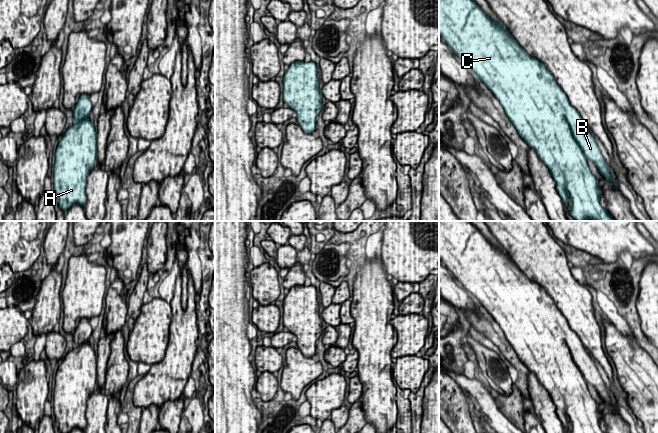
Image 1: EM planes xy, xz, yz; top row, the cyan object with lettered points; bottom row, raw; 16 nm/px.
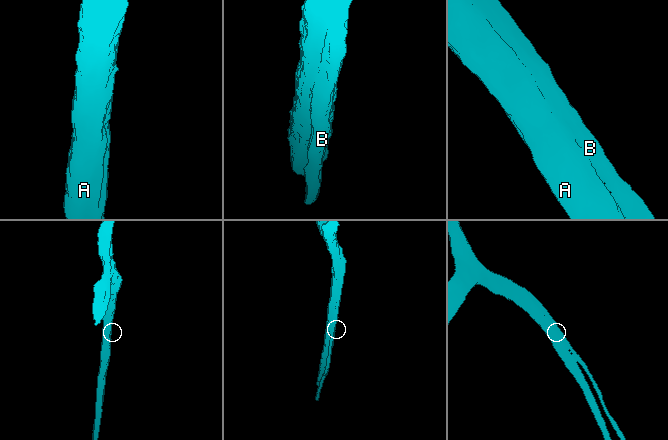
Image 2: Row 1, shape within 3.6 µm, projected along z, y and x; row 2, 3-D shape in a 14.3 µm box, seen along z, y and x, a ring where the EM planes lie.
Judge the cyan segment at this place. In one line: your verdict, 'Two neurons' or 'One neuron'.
One neuron

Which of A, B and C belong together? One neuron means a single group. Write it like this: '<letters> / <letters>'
A B C

